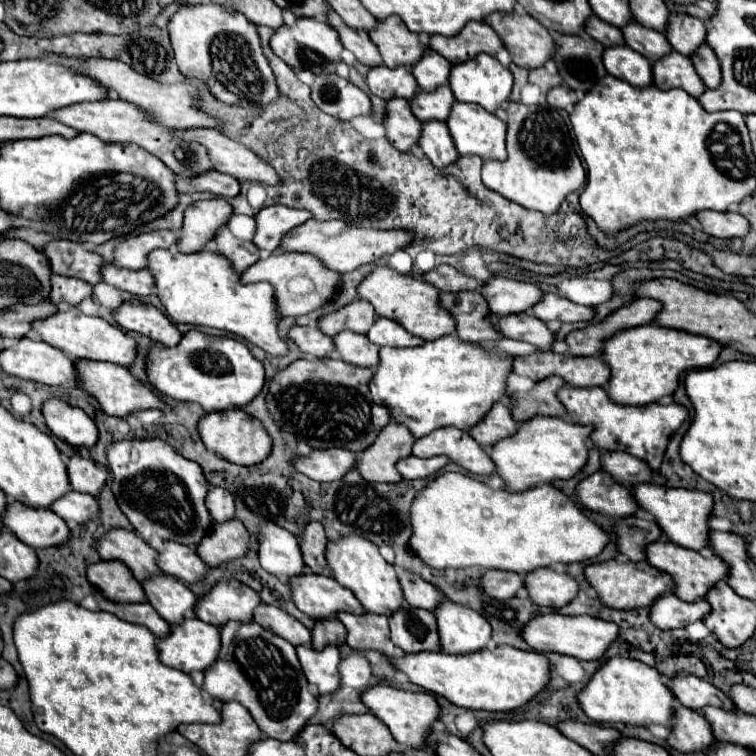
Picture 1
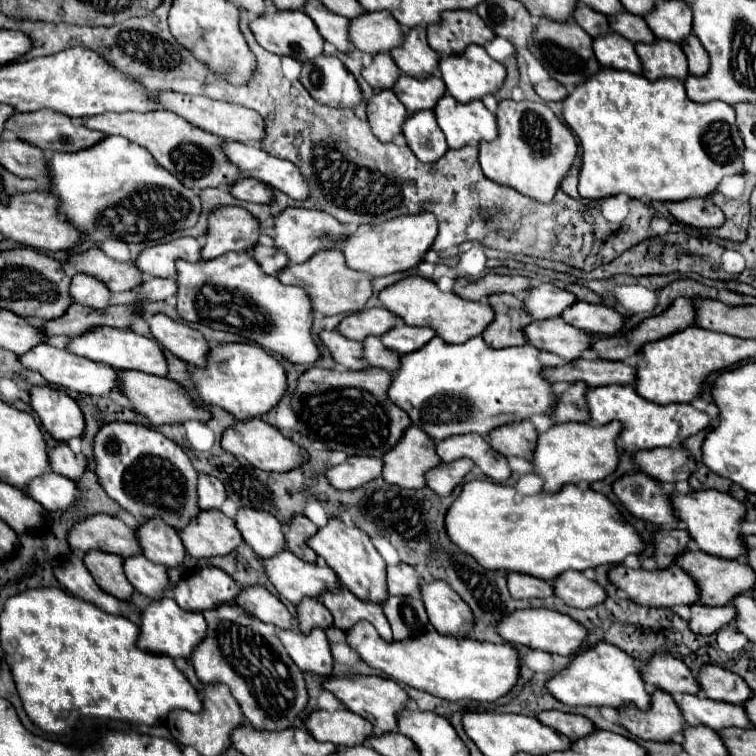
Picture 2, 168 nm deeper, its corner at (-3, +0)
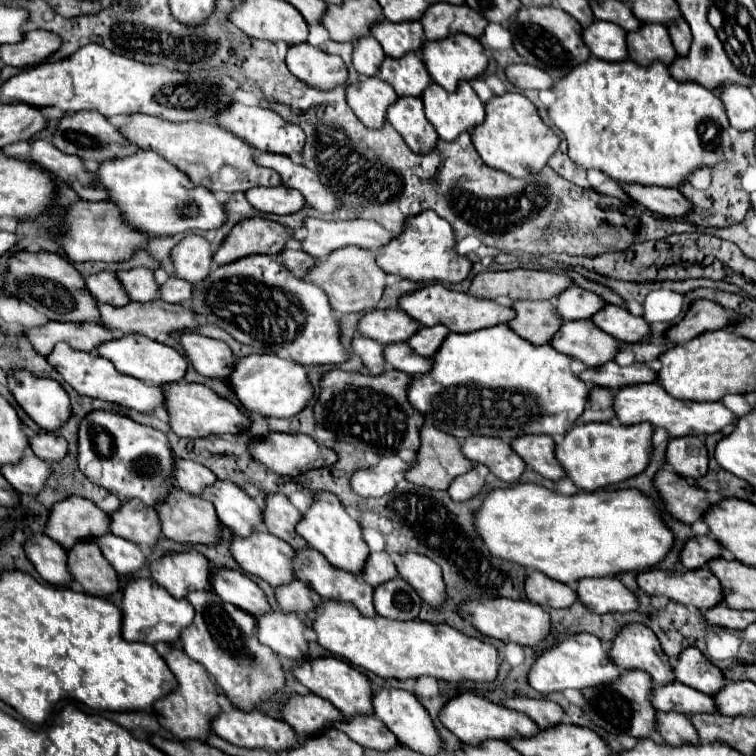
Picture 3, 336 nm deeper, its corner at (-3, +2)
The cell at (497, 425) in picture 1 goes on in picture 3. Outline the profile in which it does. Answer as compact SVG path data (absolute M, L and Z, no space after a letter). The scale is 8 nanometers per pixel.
M522 435L510 441L512 451L516 451L524 463L546 479L562 479L564 469L554 459L554 441L548 435Z

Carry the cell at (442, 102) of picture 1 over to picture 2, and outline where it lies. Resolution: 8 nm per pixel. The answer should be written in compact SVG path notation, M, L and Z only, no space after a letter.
M400 73L396 87L392 87L392 91L398 95L398 99L410 113L416 113L422 109L434 109L436 101L446 93L446 85L438 75L418 79Z

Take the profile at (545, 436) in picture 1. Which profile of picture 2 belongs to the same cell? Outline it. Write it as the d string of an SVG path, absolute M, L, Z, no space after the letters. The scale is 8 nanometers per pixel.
M612 421L608 425L596 423L558 423L552 425L546 433L538 435L538 445L534 453L534 473L544 477L544 491L556 493L570 483L594 483L606 479L616 471L620 461L620 451L616 437L620 435L622 425Z

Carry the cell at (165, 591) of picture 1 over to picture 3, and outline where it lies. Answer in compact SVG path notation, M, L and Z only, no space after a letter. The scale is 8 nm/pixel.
M112 533L98 537L98 547L120 575L130 577L146 565L146 557L140 547L136 547L136 543L128 543Z

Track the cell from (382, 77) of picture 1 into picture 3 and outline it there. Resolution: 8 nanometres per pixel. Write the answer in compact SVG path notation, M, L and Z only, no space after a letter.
M366 35L354 45L354 69L364 77L376 77L380 73L380 65L384 59L386 55L382 51L382 45L372 35Z

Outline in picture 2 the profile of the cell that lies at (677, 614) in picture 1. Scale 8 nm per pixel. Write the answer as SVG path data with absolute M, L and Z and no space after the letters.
M692 605L692 619L690 619L690 629L698 635L712 635L724 625L732 623L736 617L736 609L732 605L726 607L706 607L706 605Z

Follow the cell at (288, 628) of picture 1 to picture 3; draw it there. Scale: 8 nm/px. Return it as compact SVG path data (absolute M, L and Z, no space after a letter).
M214 569L214 573L212 573L212 589L224 601L248 611L254 617L272 611L264 591L252 579L248 579L242 571Z

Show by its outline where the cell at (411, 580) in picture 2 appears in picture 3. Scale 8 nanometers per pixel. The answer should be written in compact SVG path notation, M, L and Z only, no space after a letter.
M382 551L382 553L372 553L368 557L368 563L366 563L366 569L362 573L362 579L366 583L370 583L372 587L378 587L380 583L386 583L386 581L392 581L398 577L398 569L392 561L392 557Z

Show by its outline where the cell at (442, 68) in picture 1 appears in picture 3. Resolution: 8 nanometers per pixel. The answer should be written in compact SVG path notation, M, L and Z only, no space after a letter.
M420 21L412 23L376 23L372 25L372 35L382 43L388 57L400 59L406 53L420 53L424 47L424 29Z

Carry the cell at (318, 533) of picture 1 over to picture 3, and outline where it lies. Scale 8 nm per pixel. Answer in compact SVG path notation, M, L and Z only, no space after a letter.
M272 493L266 497L264 505L264 525L278 539L292 545L296 551L306 549L308 543L296 535L294 527L300 523L302 513L290 503L290 499L282 493Z

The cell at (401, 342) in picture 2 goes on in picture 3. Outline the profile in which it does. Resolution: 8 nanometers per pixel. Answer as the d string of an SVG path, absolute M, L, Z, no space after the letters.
M444 325L420 327L406 343L414 353L418 353L422 357L432 357L432 353L436 353L436 349L440 347L440 343L444 341L446 335L448 335L448 329Z

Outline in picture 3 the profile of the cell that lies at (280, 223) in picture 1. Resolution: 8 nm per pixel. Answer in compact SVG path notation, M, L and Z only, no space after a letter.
M306 217L304 227L306 227L306 239L300 241L300 245L308 255L316 259L322 259L324 255L348 245L374 251L380 249L384 243L388 243L388 239L392 239L390 231L386 231L376 221L368 219L326 221L326 219Z

